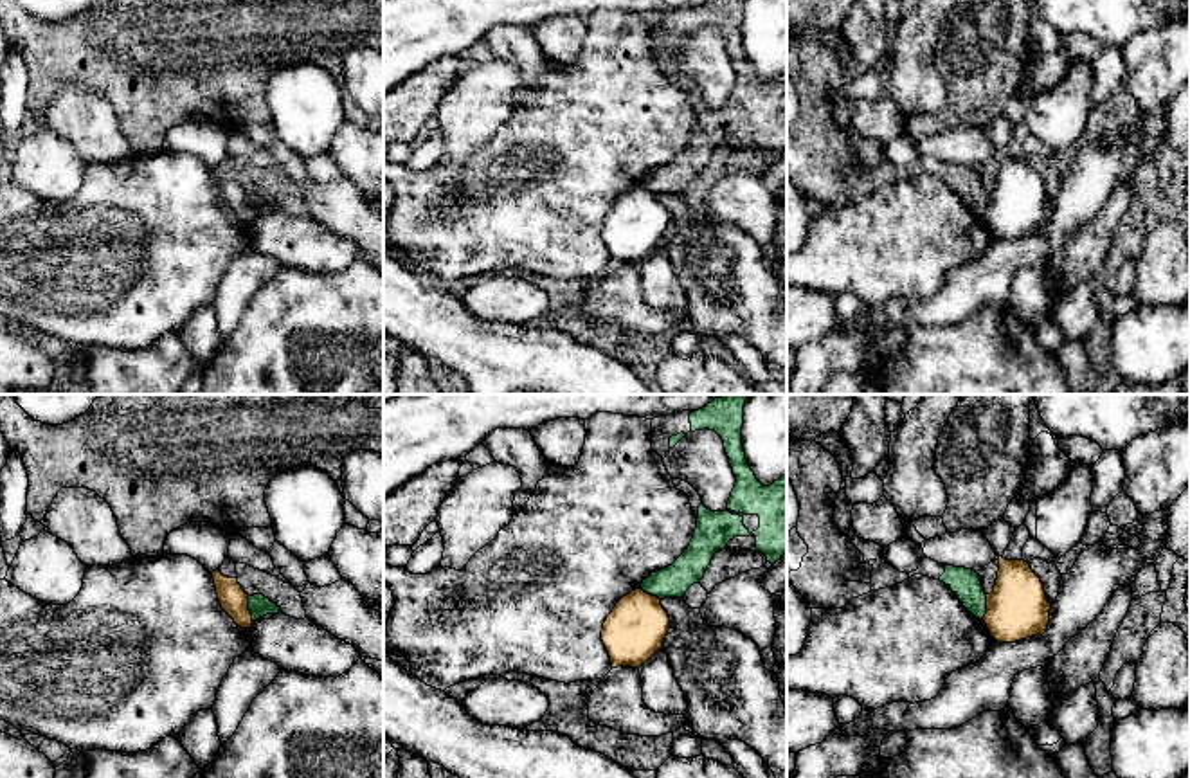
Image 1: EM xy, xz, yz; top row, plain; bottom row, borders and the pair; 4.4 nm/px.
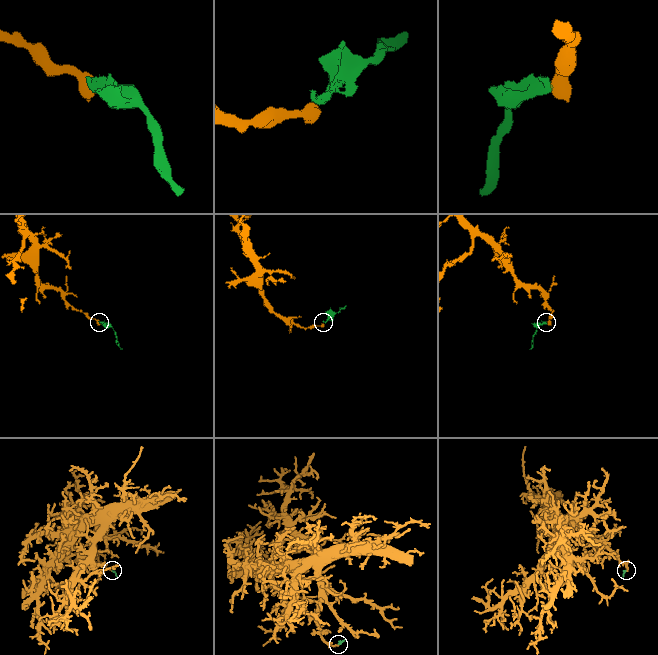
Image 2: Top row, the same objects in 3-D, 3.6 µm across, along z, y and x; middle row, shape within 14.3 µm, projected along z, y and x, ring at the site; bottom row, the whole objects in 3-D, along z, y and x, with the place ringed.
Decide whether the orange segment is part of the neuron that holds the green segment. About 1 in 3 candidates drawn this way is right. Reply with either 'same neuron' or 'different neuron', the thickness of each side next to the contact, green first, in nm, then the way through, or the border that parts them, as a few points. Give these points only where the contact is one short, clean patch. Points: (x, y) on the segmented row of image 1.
different neuron; calibres 90 and 120 nm; border xy (247, 597), (252, 622)

